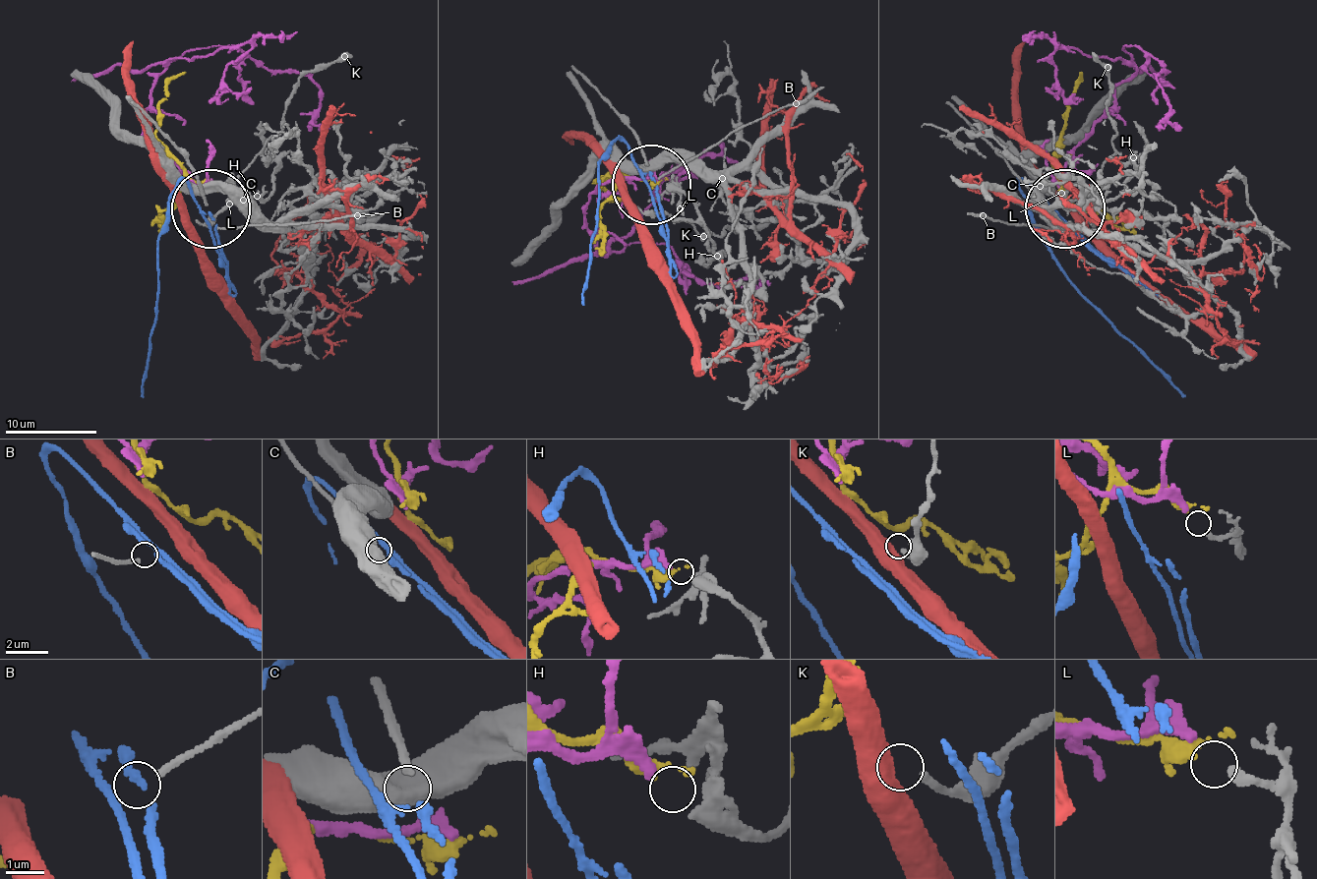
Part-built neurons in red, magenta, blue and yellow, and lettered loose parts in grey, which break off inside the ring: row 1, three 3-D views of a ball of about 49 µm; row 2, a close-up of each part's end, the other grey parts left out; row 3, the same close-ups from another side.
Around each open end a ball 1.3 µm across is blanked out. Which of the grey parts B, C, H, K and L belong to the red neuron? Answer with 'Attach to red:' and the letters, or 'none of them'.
Attach to red: none of them

